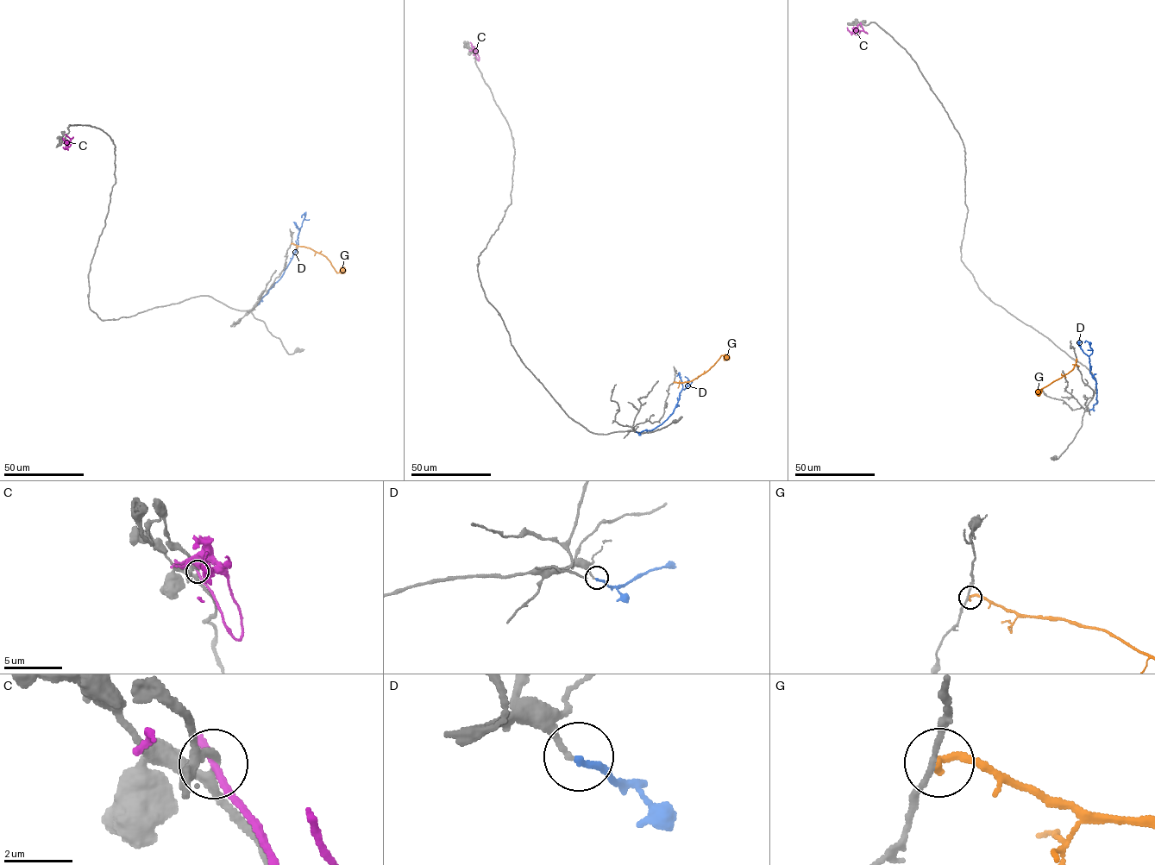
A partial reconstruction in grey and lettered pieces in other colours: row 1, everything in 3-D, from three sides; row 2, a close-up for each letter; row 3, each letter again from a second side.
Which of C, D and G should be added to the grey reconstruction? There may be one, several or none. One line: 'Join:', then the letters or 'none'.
Join: D

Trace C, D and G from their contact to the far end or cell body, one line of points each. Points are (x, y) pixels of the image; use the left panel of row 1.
C: (66, 135), (72, 138), (69, 147), (66, 142)
D: (258, 304), (281, 276), (295, 253), (304, 214), (301, 217)
G: (291, 243), (309, 247), (326, 257), (337, 272), (345, 268)

